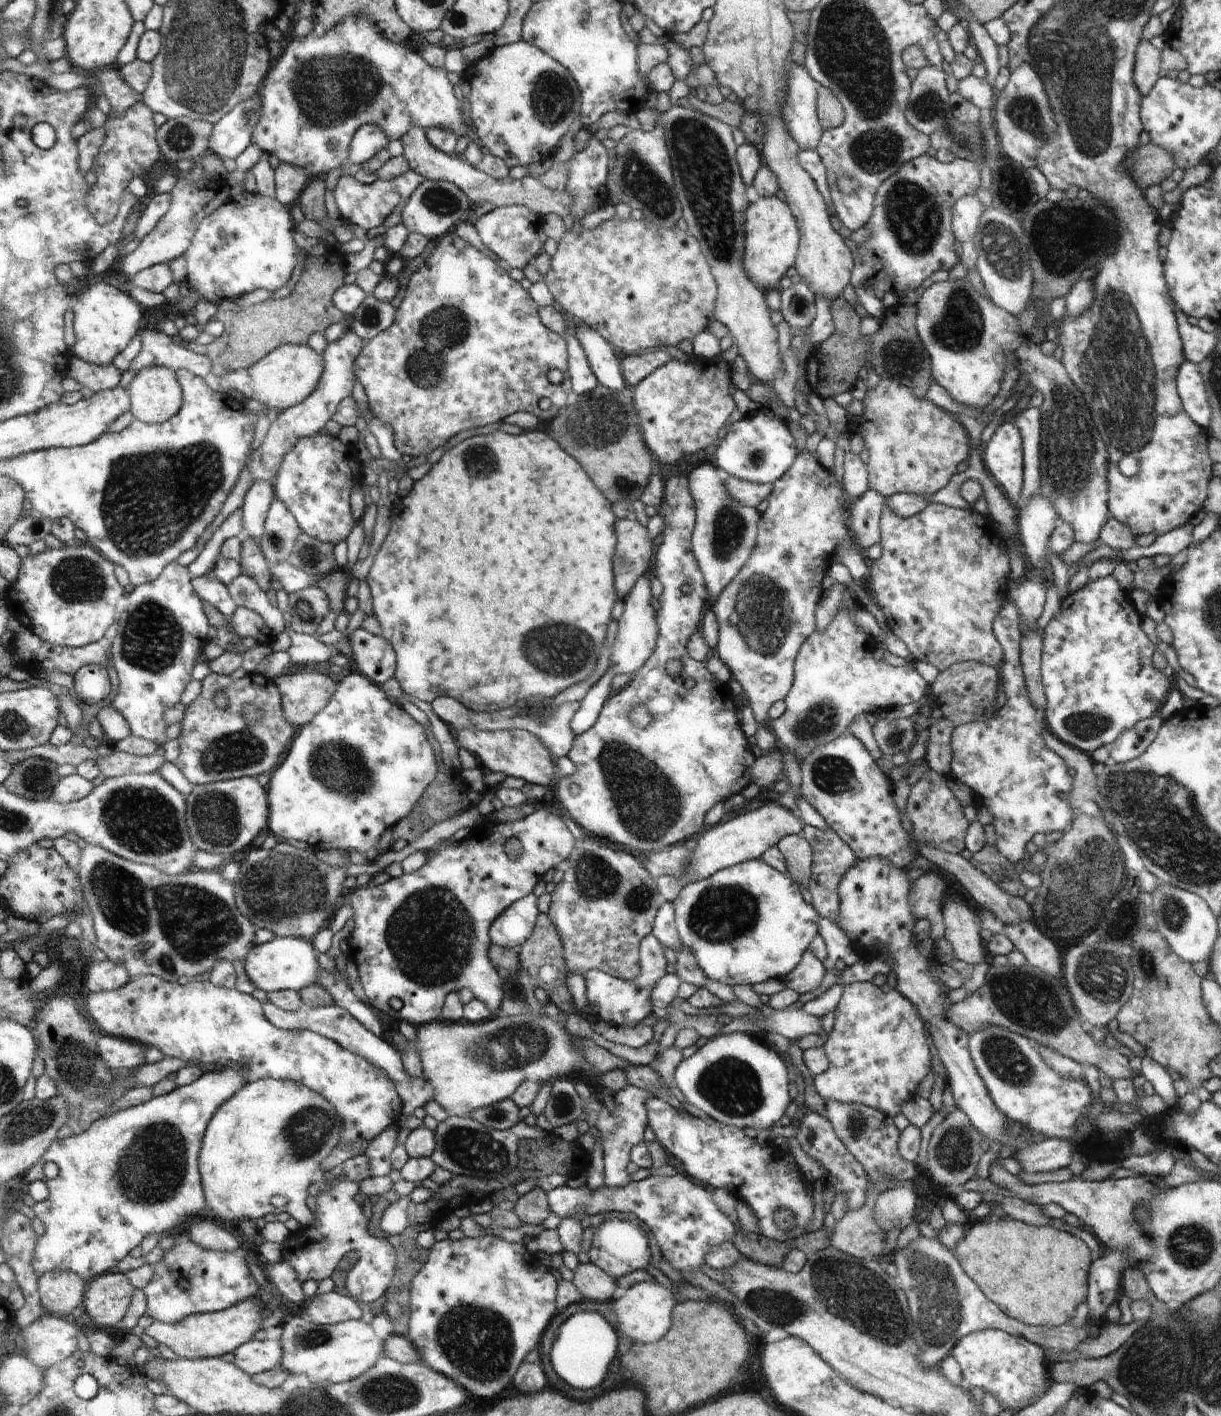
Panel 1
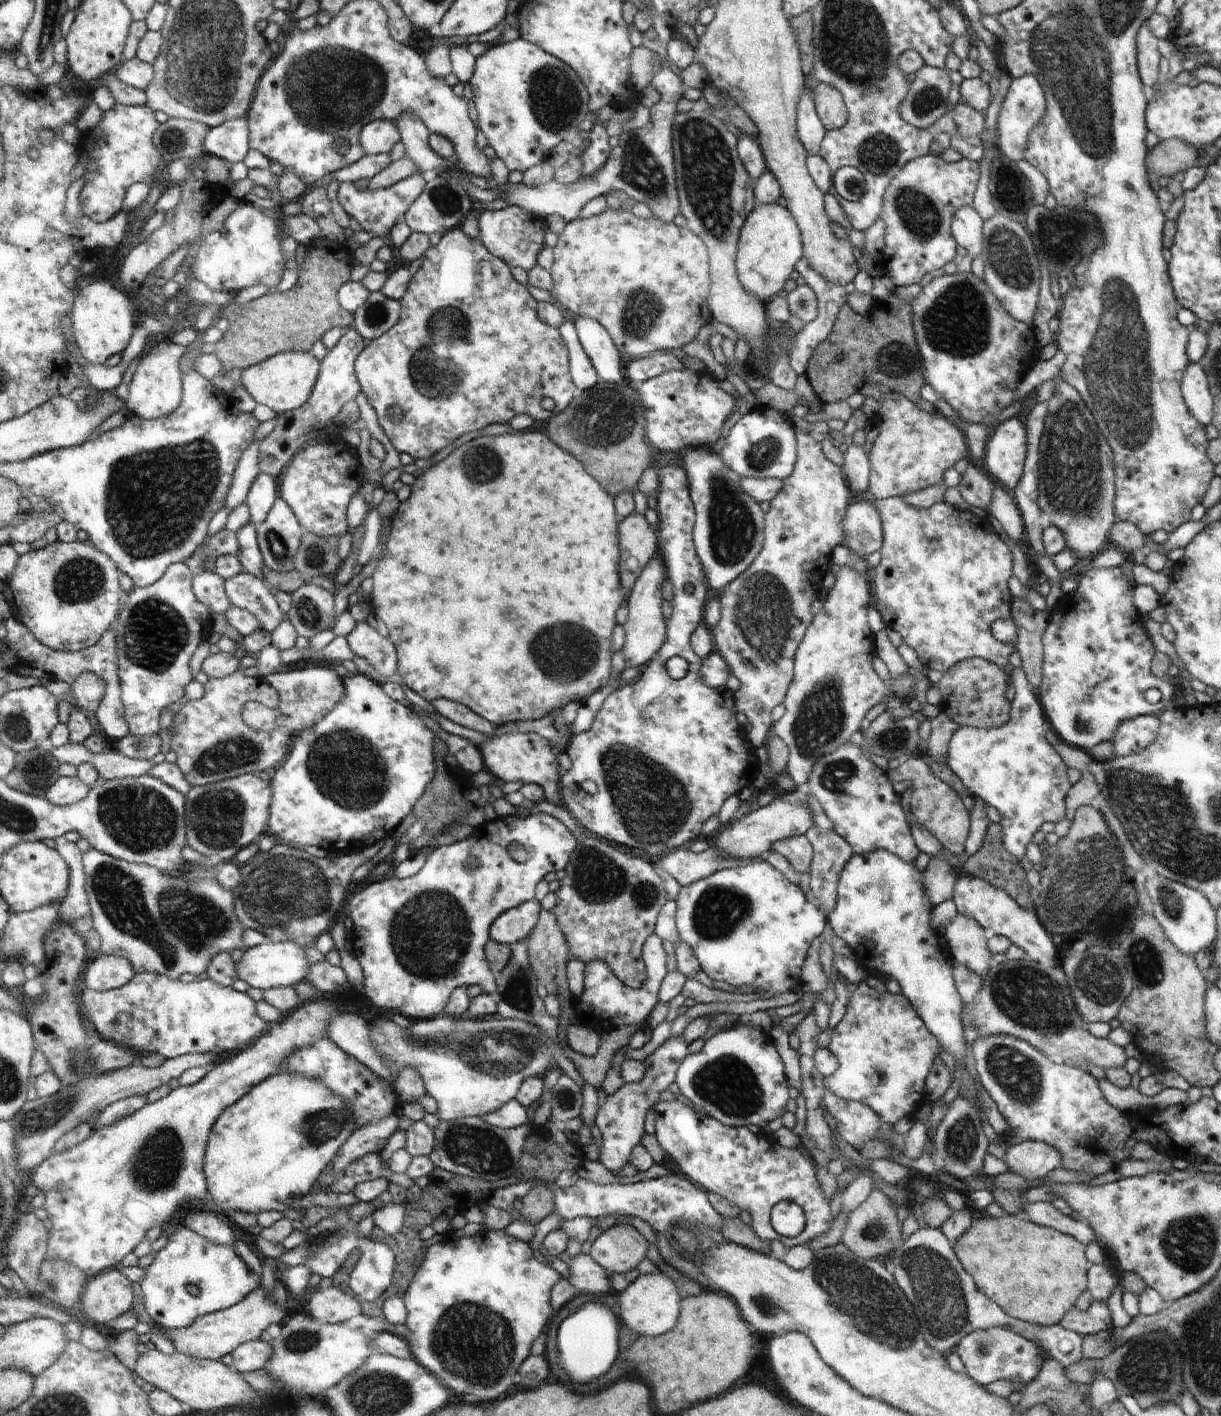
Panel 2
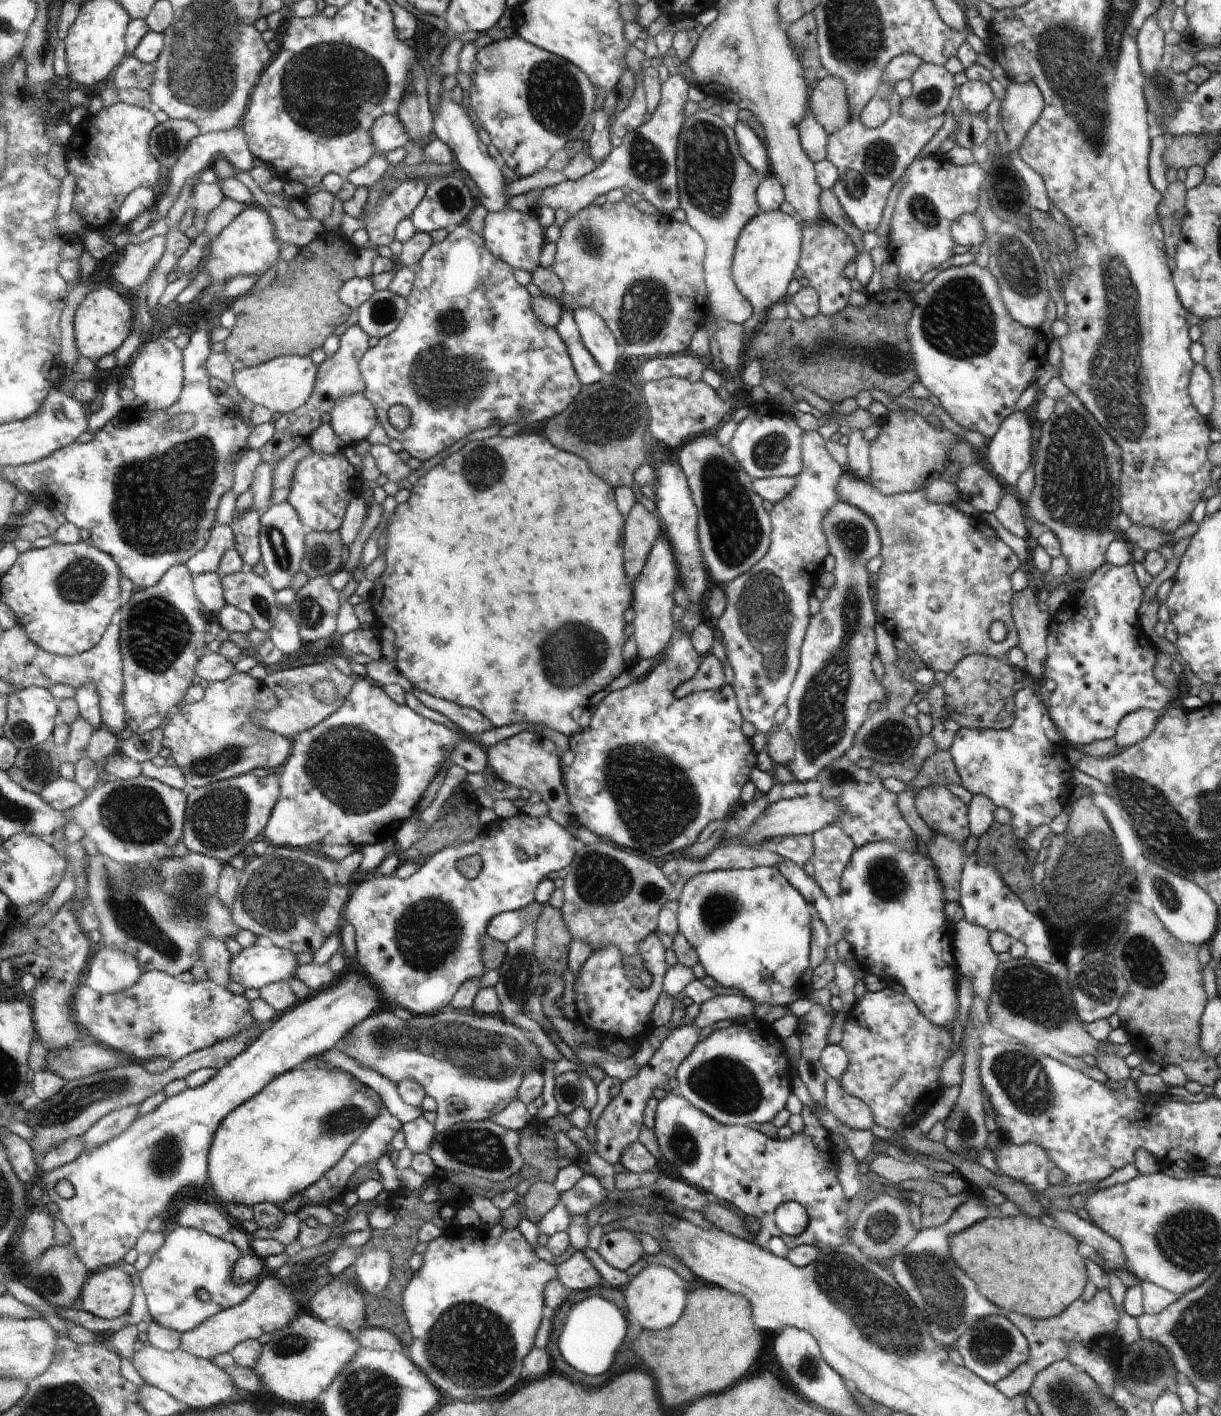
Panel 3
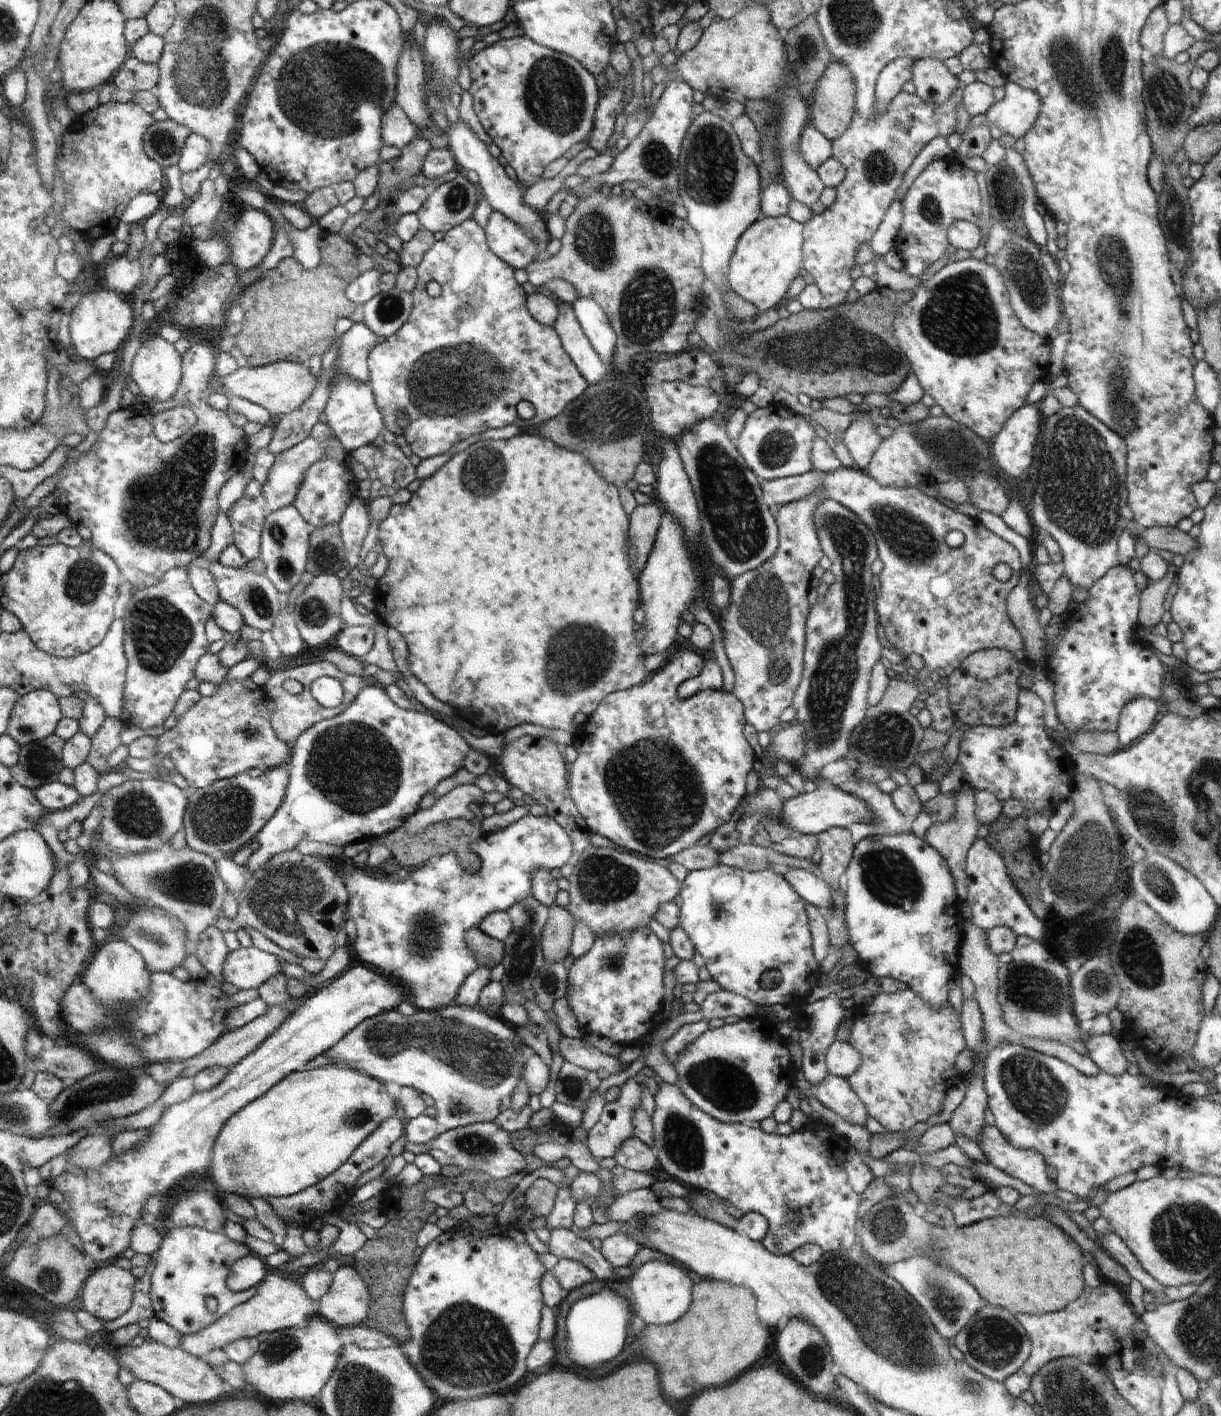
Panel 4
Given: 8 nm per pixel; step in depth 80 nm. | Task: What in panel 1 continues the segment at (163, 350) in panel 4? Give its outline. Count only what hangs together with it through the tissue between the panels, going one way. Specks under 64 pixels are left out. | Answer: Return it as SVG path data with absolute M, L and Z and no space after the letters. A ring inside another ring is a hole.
M164 365L143 368L129 386L132 399L131 412L139 421L158 424L175 416L183 406L183 391L176 372Z

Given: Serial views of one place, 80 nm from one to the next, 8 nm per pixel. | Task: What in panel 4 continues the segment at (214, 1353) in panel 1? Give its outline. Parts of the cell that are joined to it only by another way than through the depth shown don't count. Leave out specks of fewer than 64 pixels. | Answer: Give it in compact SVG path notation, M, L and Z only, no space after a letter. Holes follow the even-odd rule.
M269 1272L264 1280L257 1286L256 1294L250 1301L235 1306L230 1313L225 1314L210 1326L204 1327L200 1332L191 1335L182 1335L182 1350L198 1357L207 1356L210 1350L231 1344L239 1338L256 1337L262 1332L278 1333L292 1327L299 1329L305 1327L312 1317L319 1316L319 1302L312 1300L303 1286L295 1280L284 1278Z

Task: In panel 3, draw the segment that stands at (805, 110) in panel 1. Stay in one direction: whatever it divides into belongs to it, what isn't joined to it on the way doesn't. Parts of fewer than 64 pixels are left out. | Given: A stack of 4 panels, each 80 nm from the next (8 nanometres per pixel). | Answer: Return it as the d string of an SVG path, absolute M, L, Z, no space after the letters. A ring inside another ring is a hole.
M808 114L799 126L803 149L813 163L827 158L829 134L813 114Z

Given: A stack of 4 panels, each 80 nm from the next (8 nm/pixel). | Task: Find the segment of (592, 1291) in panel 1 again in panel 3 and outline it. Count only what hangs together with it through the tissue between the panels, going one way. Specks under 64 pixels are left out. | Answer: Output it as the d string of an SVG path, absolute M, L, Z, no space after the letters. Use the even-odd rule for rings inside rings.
M574 1252L556 1268L558 1280L573 1293L603 1284L599 1271L583 1252Z

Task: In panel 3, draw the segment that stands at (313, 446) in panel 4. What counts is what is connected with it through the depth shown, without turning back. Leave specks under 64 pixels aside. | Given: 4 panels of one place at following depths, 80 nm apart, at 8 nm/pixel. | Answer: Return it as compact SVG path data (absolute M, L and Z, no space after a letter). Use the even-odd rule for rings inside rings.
M309 441L300 443L290 454L282 457L273 468L273 481L271 490L271 504L277 505L288 502L289 493L292 490L292 479L295 470L304 457L310 457L313 453Z

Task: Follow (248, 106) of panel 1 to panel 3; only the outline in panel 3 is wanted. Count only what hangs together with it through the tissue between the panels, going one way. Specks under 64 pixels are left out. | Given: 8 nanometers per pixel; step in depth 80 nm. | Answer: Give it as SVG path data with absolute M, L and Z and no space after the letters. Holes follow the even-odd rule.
M243 126L235 127L226 132L217 133L206 133L196 135L186 147L183 155L176 161L176 164L166 172L166 178L170 181L168 194L172 198L178 200L179 192L183 187L183 184L190 180L196 173L201 173L203 169L208 169L212 166L214 158L222 156L228 162L232 163L232 166L238 171L246 170L250 172L251 168L254 167L254 157L248 148L245 132L243 131Z

